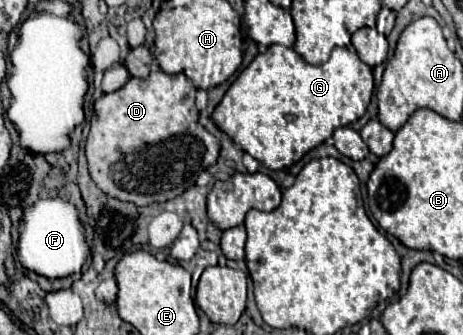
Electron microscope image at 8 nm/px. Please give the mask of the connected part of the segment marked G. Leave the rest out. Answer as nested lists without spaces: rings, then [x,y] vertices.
[[[273,44],[241,70],[211,114],[213,122],[269,170],[299,162],[335,128],[359,120],[373,96],[373,72],[357,52],[335,48],[325,64],[307,64],[293,48]]]

